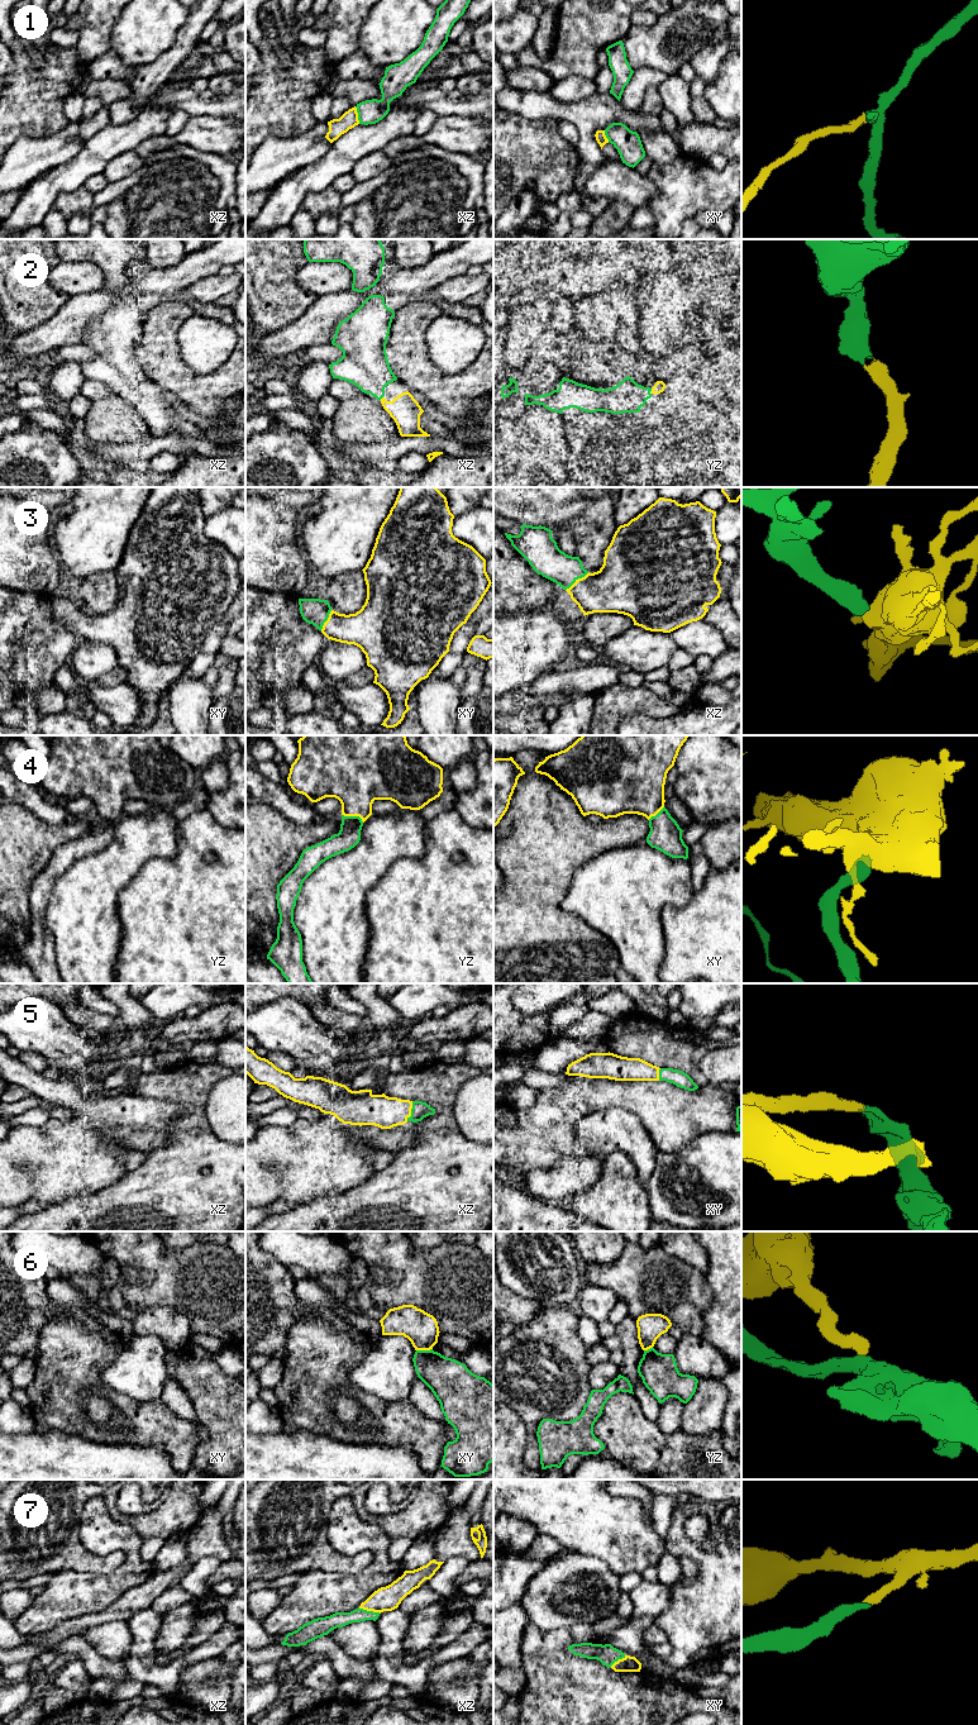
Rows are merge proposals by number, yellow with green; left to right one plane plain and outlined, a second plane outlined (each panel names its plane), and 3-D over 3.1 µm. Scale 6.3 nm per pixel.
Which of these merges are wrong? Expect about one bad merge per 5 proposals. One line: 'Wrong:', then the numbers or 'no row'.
Wrong: 1, 6

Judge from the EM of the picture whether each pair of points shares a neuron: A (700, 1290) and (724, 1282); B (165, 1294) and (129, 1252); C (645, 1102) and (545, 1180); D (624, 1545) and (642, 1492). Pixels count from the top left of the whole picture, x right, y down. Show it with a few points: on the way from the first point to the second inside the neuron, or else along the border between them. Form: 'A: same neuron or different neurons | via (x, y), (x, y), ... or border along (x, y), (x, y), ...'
A: different neurons | border along (705, 1276), (712, 1294), (712, 1302), (701, 1314)
B: same neuron | via (165, 1281), (165, 1276), (142, 1253)
C: different neurons | border along (585, 1151), (576, 1157), (564, 1157), (547, 1170)
D: different neurons | border along (610, 1492), (618, 1496), (635, 1497), (650, 1519)

